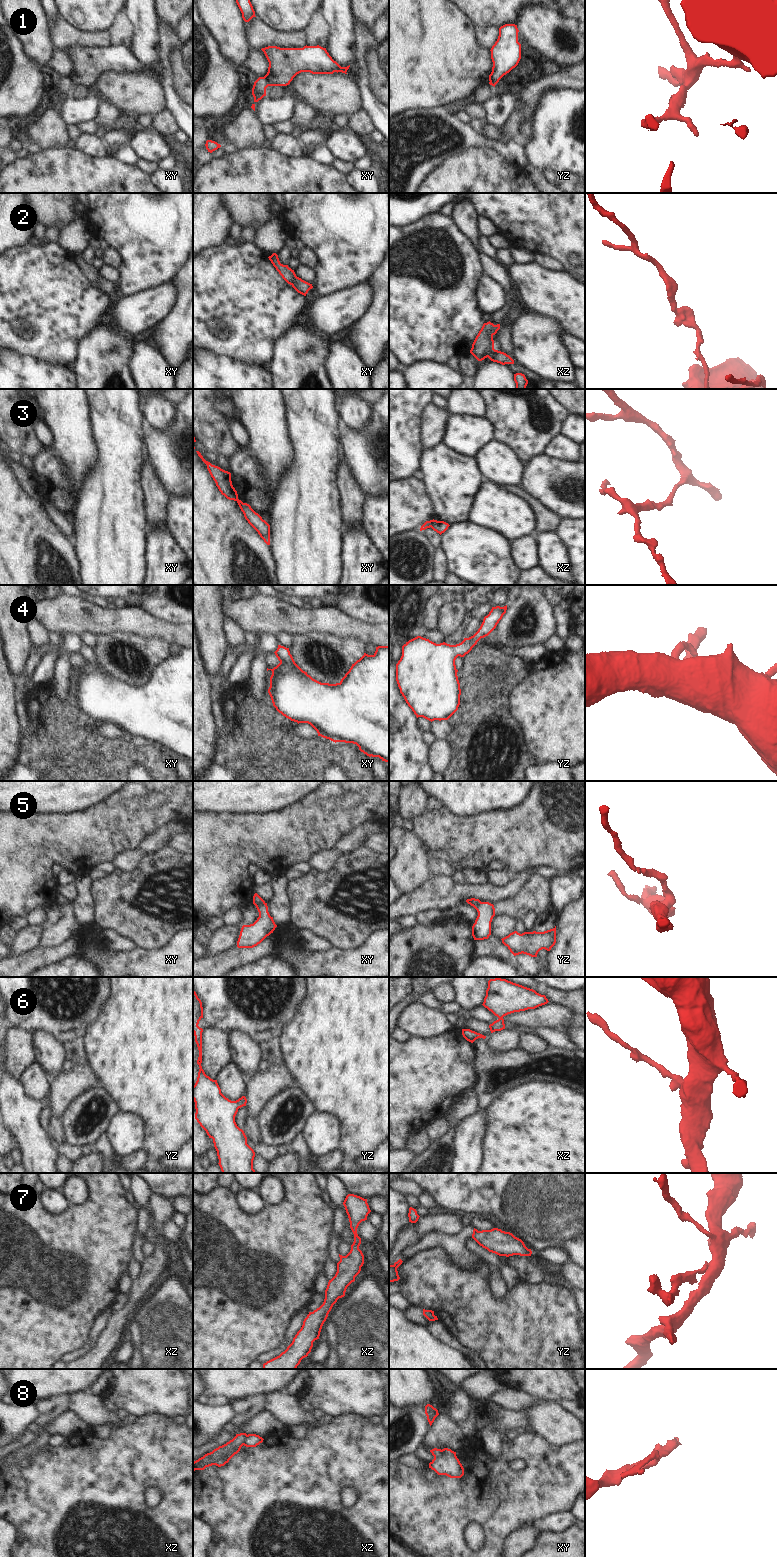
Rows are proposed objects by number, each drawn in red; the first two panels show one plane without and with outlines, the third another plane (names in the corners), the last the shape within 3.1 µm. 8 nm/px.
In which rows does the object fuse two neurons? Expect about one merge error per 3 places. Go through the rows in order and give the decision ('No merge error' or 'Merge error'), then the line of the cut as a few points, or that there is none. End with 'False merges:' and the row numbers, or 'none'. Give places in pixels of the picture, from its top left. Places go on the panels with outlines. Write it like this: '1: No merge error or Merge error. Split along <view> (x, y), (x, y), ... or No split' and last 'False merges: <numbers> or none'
1: Merge error. Split along xy (263, 77), (269, 85)
2: No merge error. No split
3: Merge error. Split along xz (432, 520), (430, 526)
4: No merge error. No split
5: Merge error. Split along xy (265, 903), (256, 907)
6: No merge error. No split
7: Merge error. Split along yz (478, 1231), (472, 1236)
8: Merge error. Split along xy (442, 1450), (442, 1453), (434, 1458)
False merges: 1, 3, 5, 7, 8.

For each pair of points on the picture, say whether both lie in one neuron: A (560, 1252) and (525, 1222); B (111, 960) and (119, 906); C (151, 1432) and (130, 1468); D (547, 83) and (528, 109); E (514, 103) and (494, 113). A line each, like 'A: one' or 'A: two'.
A: two
B: two
C: one
D: one
E: one

